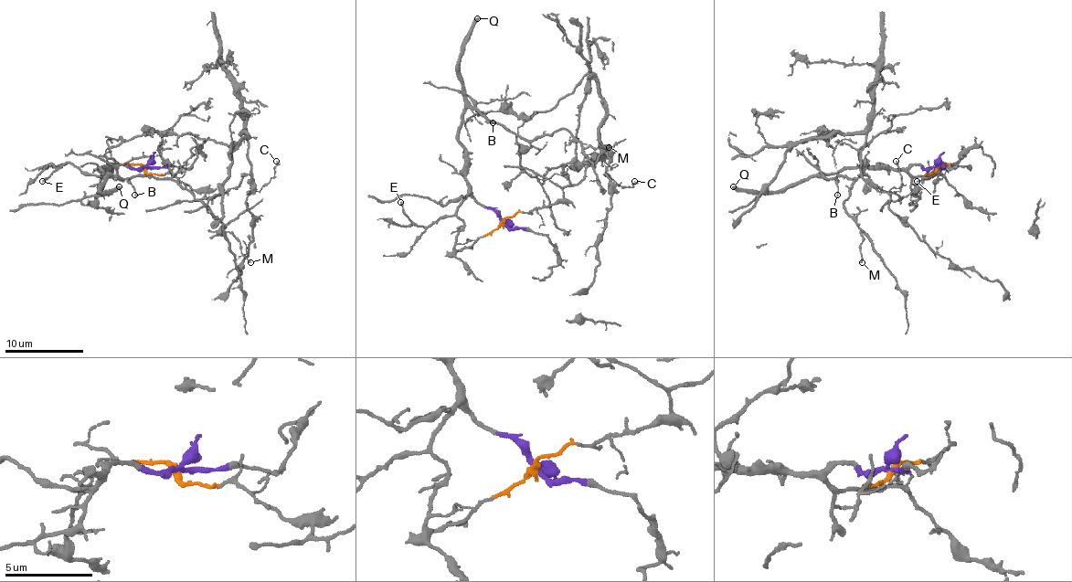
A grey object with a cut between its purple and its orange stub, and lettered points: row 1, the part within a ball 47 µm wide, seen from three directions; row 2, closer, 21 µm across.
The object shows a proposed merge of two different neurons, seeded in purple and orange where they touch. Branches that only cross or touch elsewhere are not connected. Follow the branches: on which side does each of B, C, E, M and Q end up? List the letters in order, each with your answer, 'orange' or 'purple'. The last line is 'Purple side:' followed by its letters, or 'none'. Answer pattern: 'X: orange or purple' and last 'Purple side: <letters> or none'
B: purple
C: orange
E: purple
M: purple
Q: purple
Purple side: B, E, M, Q

